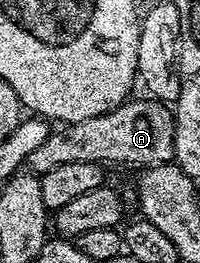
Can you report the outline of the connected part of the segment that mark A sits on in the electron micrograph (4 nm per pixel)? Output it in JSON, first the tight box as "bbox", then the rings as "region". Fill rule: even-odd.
{"bbox":[28,99,174,174],"region":[[[127,99],[119,108],[96,118],[63,127],[62,133],[51,131],[50,136],[37,150],[28,154],[29,171],[41,174],[64,162],[92,162],[93,164],[139,164],[139,169],[155,168],[157,164],[173,161],[174,114],[161,100]]]}

